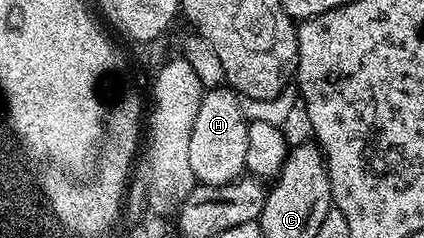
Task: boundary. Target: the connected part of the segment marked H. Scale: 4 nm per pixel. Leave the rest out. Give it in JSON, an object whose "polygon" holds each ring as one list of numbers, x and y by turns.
{"polygon":[[223,84,207,89,198,106,190,134,189,161,197,183,219,186,234,182,246,170,249,123,239,95]]}

